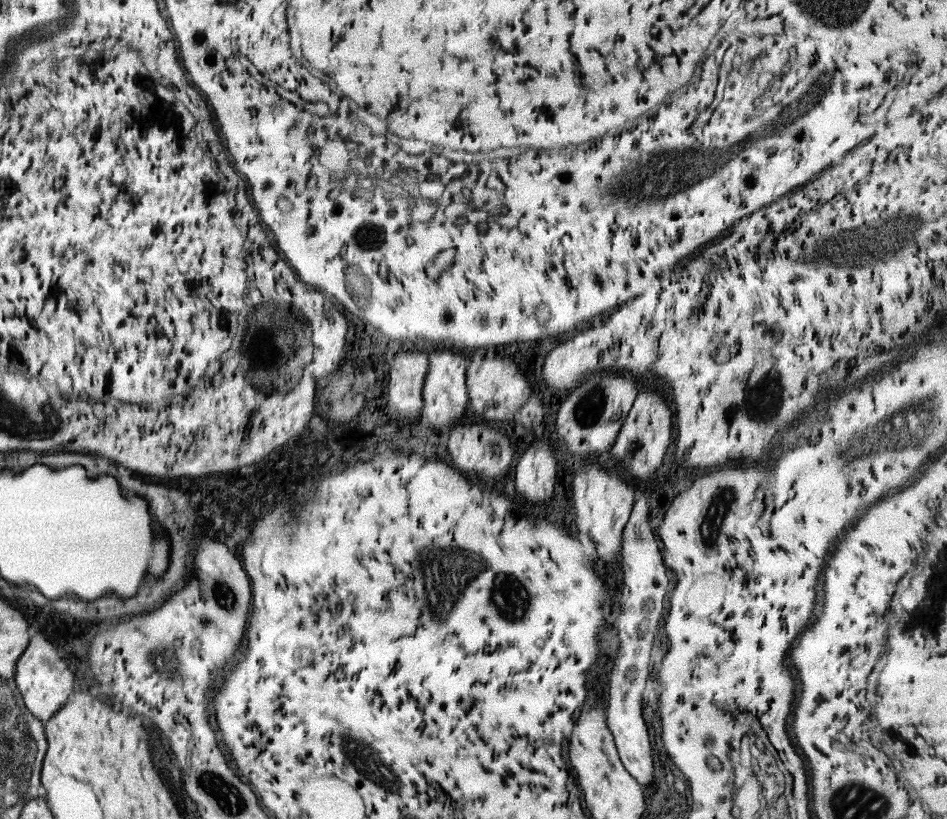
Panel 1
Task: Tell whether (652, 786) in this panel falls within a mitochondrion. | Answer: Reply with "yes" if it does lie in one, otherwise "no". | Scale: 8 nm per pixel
no

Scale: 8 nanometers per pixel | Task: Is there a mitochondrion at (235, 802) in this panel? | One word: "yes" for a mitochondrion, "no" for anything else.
yes

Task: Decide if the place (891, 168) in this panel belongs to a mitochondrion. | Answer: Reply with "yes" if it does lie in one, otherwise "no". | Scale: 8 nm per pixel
no

